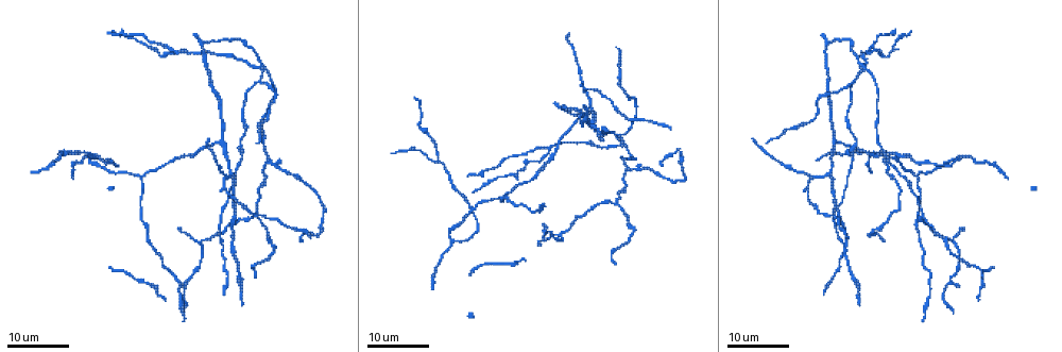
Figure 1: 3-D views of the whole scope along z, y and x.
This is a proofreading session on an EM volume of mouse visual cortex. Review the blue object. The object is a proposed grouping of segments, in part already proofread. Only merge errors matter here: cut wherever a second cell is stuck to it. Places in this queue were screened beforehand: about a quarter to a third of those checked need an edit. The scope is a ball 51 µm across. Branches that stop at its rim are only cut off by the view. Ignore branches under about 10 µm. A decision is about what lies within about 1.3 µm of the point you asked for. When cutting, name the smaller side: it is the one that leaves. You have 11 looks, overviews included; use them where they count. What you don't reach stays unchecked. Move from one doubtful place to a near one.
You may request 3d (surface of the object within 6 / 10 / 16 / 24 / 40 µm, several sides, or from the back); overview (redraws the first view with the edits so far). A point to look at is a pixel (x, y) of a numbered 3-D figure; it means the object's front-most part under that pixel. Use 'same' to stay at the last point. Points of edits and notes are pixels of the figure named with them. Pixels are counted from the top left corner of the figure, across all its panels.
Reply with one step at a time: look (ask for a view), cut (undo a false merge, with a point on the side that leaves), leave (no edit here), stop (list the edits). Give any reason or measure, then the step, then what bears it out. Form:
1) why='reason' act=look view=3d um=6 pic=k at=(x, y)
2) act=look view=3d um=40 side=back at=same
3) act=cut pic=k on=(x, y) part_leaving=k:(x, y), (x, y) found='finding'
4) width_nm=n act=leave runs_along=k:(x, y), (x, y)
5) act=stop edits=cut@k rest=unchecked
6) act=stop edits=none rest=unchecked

why='arms part here' act=look view=3d um=16 pic=1 at=(868, 51)

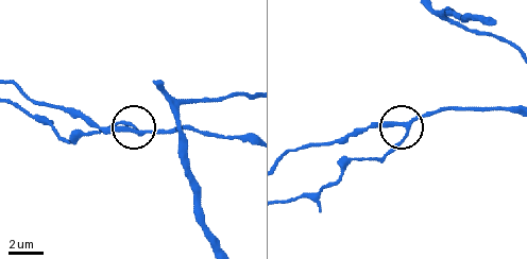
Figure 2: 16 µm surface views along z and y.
why='closer look' act=look view=3d um=6 pic=2 at=(138, 131)

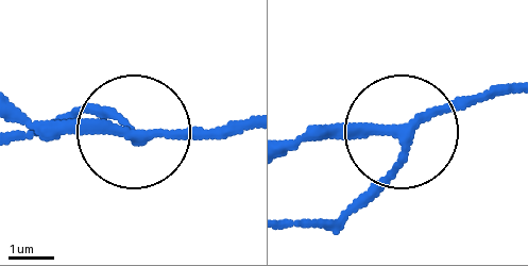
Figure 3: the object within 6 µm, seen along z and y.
act=leave runs_along=3:(516, 88), (437, 107), (391, 134), (288, 142) found='continuous, no second cell'

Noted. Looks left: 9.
why='four arms meet' act=look view=3d um=24 pic=1 at=(259, 68)

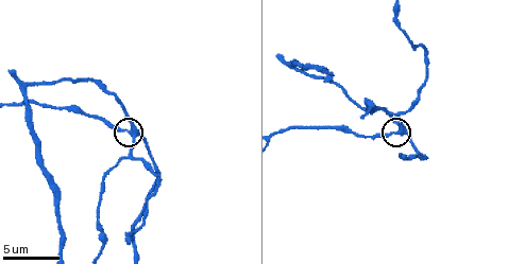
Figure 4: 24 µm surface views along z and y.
act=look view=3d um=10 pic=4 at=(128, 130)

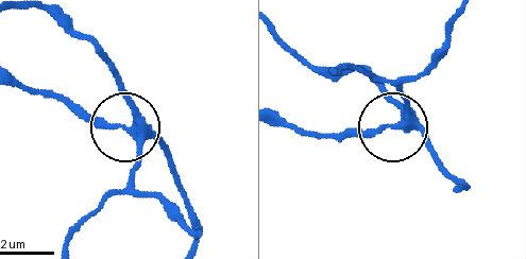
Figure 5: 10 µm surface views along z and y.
arms=4 act=leave found='one cell here'

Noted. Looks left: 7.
why='three arms meet' act=look view=3d um=10 pic=4 at=(323, 81)

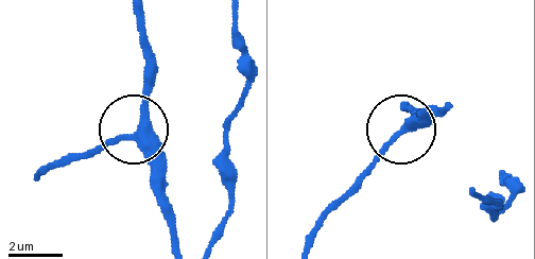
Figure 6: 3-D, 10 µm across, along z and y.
act=look view=3d um=6 pic=6 at=(399, 131)

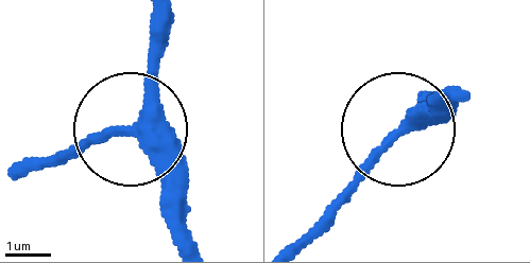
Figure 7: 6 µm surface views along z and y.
act=leave runs_along=7:(148, 23), (148, 92), (129, 138), (182, 240) found='continuous, no second cell'

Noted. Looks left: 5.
act=look view=3d um=24 pic=1 at=(829, 175)

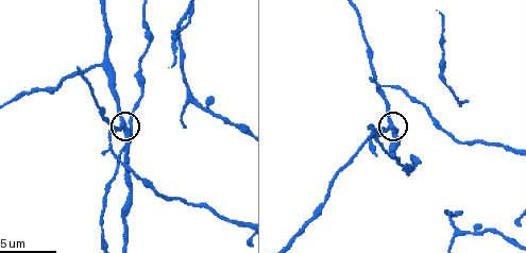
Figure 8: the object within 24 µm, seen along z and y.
why='zoom in' act=look view=3d um=6 pic=8 at=(390, 125)

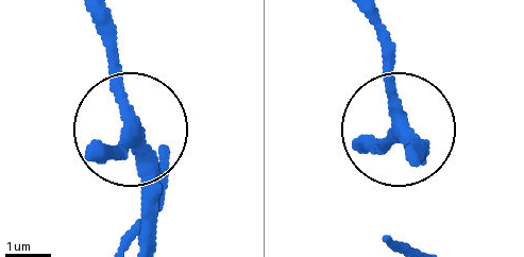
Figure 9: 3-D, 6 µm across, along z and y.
act=leave runs_along=9:(91, 18), (140, 177), (140, 242) found='continuous, no second cell'

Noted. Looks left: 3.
why='branch point' act=look view=3d um=10 pic=8 at=(459, 235)

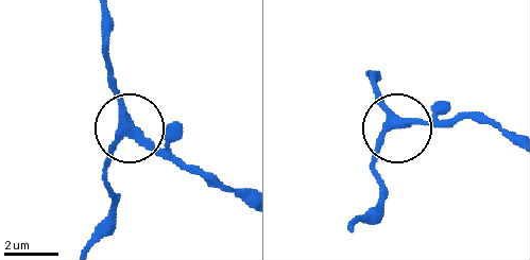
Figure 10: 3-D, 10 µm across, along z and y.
act=leave runs_along=10:(100, 17), (100, 44), (123, 119), (201, 172) found='continuous, no second cell'

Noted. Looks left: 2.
act=stop edits=none rest=unchecked

